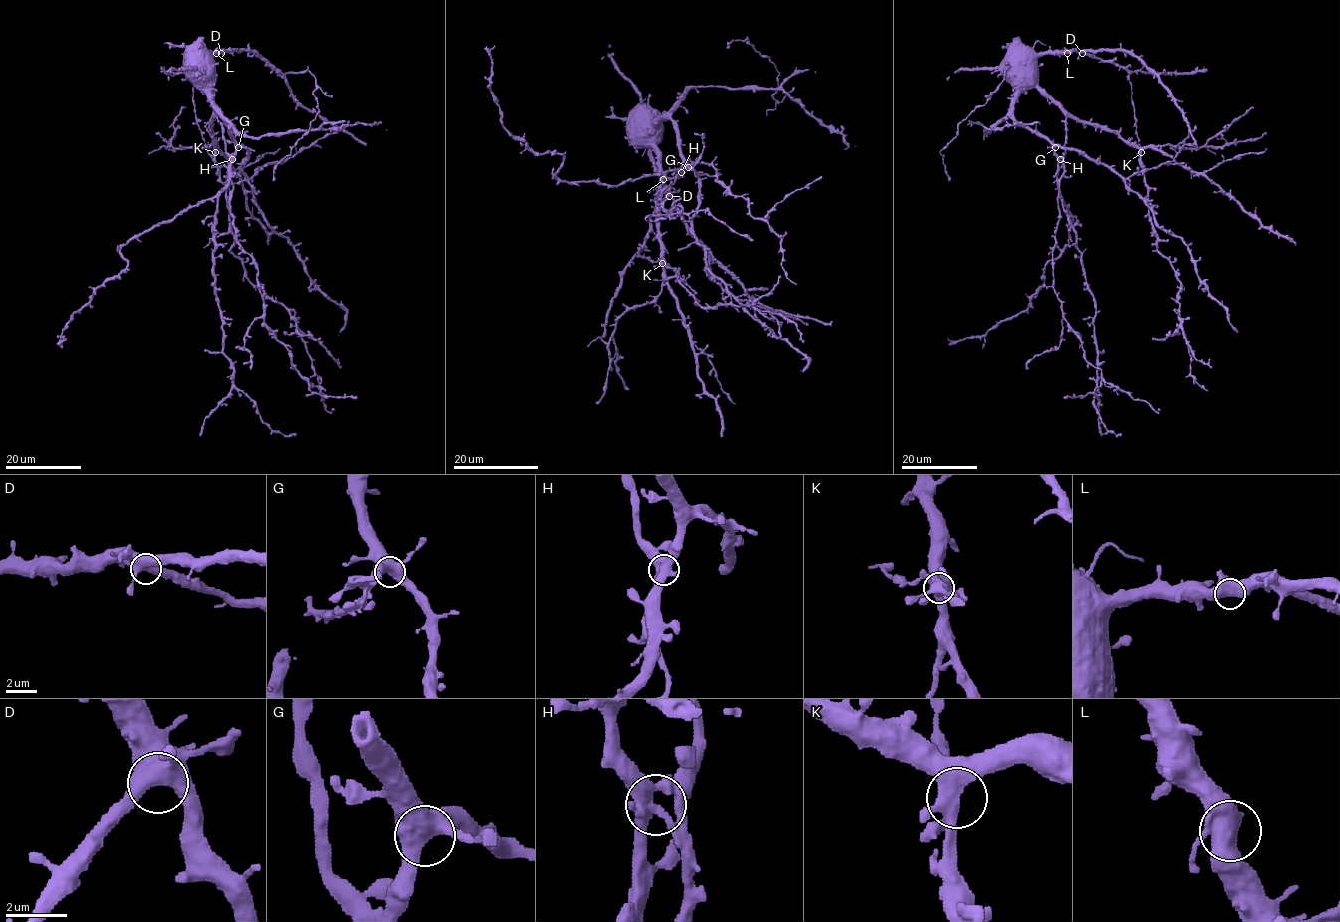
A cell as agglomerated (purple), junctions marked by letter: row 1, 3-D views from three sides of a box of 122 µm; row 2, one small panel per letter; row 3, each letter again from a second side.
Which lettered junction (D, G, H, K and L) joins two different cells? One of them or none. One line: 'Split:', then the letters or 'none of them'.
Split: none of them

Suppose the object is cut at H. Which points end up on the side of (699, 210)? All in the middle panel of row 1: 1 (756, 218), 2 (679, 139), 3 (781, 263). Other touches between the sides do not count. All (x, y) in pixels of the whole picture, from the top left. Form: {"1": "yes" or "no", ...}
{"1": "no", "2": "yes", "3": "no"}

